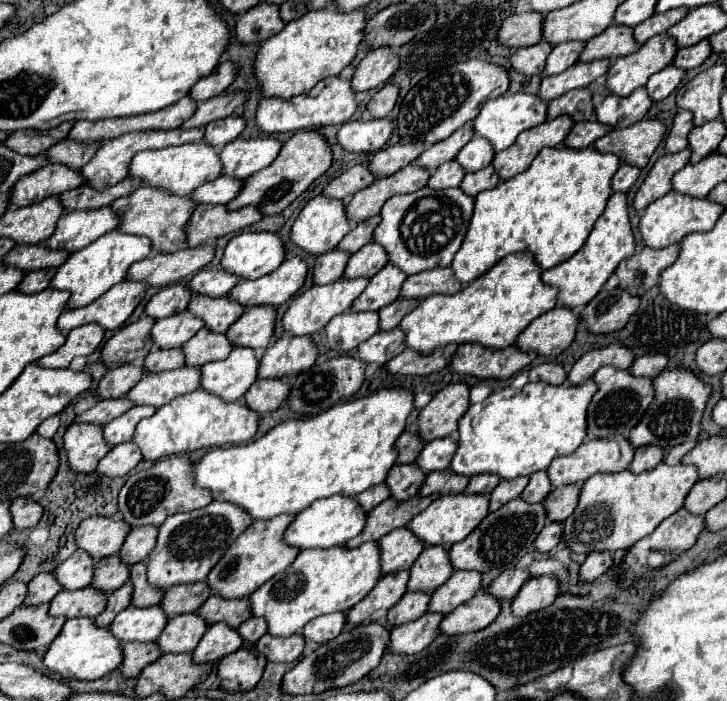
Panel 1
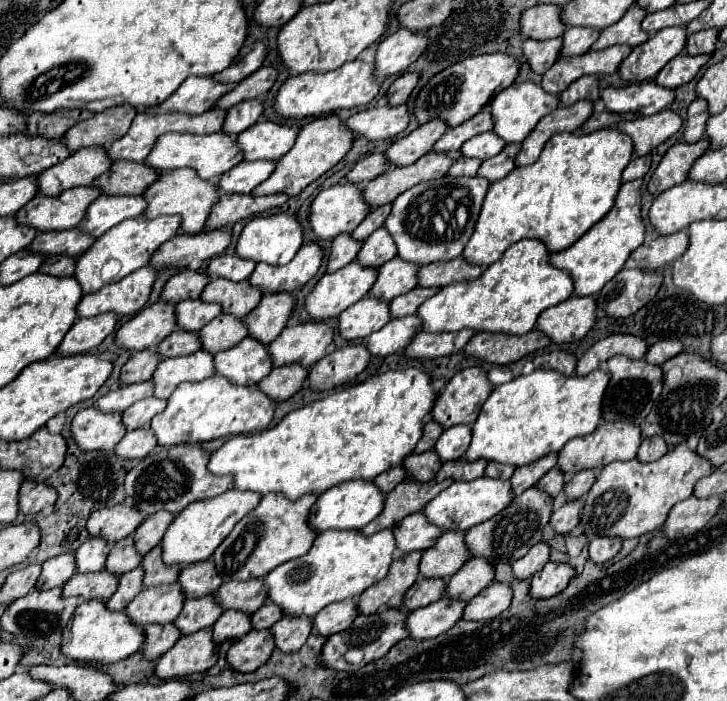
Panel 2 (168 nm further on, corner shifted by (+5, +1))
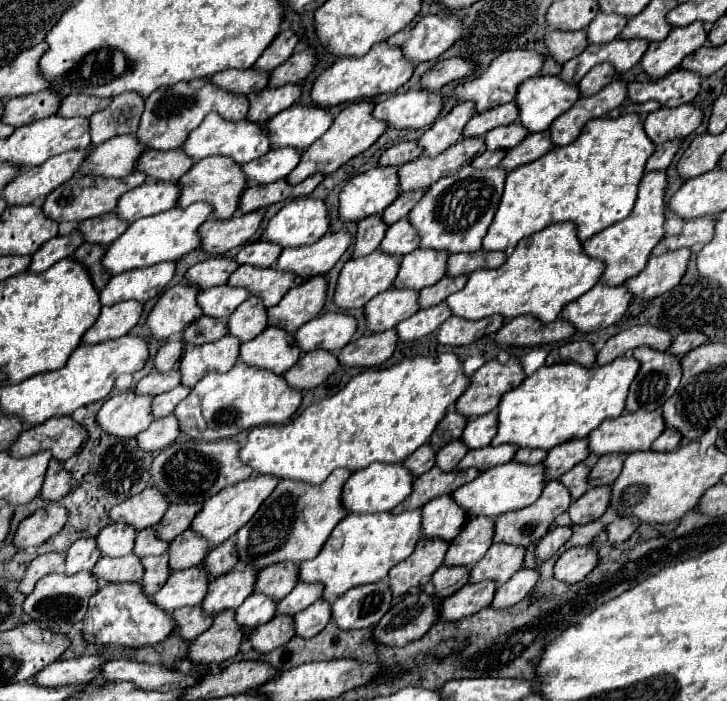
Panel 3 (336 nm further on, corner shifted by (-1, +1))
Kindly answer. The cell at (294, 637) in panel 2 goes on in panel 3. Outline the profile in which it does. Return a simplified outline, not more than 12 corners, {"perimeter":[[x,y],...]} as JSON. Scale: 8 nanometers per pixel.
{"perimeter":[[316,601],[296,613],[296,635],[310,639],[332,619],[332,605]]}

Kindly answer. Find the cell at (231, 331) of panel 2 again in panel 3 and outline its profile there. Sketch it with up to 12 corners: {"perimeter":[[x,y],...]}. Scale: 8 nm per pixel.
{"perimeter":[[248,297],[228,319],[230,335],[252,341],[268,327],[262,299]]}

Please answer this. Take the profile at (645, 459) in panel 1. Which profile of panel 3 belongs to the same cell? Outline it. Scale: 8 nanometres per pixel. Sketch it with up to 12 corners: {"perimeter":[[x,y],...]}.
{"perimeter":[[666,429],[654,443],[654,451],[672,451],[680,445],[680,431]]}

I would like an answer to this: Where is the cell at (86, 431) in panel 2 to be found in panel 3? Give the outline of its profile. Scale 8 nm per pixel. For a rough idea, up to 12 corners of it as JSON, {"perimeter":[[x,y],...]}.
{"perimeter":[[126,391],[98,411],[100,427],[136,437],[154,421],[152,397]]}

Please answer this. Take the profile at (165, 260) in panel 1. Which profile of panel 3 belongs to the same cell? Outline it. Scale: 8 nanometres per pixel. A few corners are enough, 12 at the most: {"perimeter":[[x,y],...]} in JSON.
{"perimeter":[[264,213],[208,217],[202,251],[224,255],[258,231]]}

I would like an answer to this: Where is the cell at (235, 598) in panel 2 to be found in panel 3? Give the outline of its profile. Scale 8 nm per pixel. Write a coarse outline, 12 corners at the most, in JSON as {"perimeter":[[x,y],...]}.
{"perimeter":[[296,563],[258,573],[254,591],[280,601],[296,587]]}

